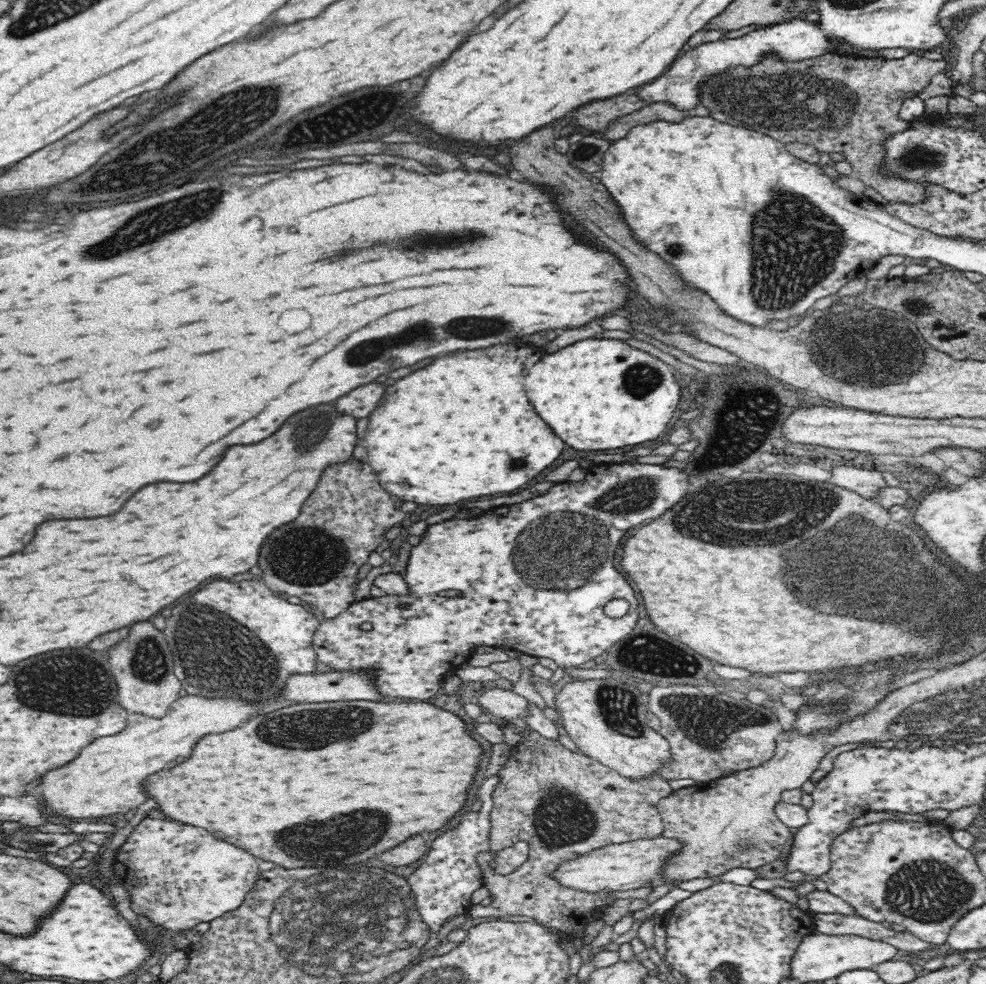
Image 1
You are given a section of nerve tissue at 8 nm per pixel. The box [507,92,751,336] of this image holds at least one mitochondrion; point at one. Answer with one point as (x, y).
(586, 151)

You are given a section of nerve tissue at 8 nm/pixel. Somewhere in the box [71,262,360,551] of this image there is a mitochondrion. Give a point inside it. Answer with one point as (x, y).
(311, 430)

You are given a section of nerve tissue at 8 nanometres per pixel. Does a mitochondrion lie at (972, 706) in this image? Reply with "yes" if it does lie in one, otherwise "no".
yes

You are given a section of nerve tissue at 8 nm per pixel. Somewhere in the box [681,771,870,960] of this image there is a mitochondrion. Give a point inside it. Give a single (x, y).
(747, 845)

